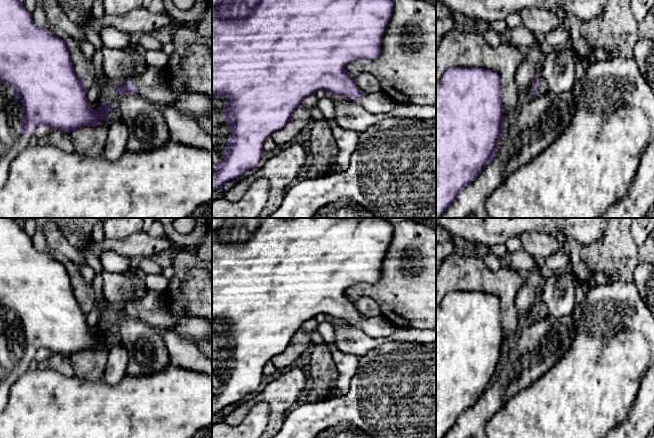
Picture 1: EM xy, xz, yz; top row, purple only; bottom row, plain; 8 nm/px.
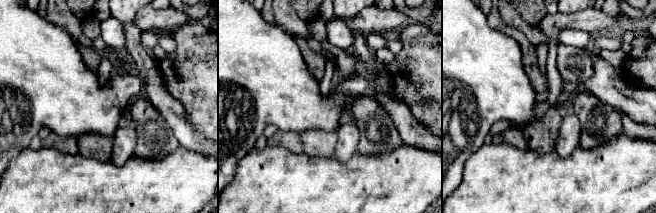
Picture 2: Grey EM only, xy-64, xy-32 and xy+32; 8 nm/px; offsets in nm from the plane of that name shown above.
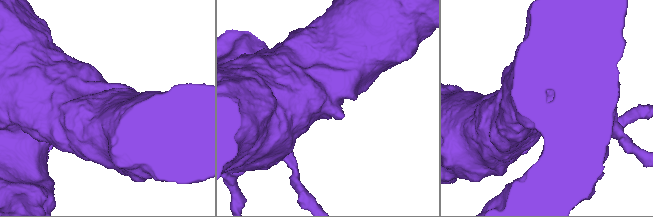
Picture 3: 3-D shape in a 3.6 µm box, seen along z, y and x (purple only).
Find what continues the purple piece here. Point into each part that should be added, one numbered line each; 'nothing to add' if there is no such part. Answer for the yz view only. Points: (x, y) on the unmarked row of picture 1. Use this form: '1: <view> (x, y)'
1: yz (544, 312)

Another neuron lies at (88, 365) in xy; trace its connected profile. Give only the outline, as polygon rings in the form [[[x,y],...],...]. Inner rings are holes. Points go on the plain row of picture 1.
[[[100,344],[96,351],[85,350],[70,356],[70,364],[74,376],[87,380],[98,381],[103,379],[108,348]]]

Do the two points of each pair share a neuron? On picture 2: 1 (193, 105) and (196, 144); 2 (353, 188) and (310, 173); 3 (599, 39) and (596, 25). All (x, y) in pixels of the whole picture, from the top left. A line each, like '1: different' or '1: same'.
1: different
2: same
3: different

